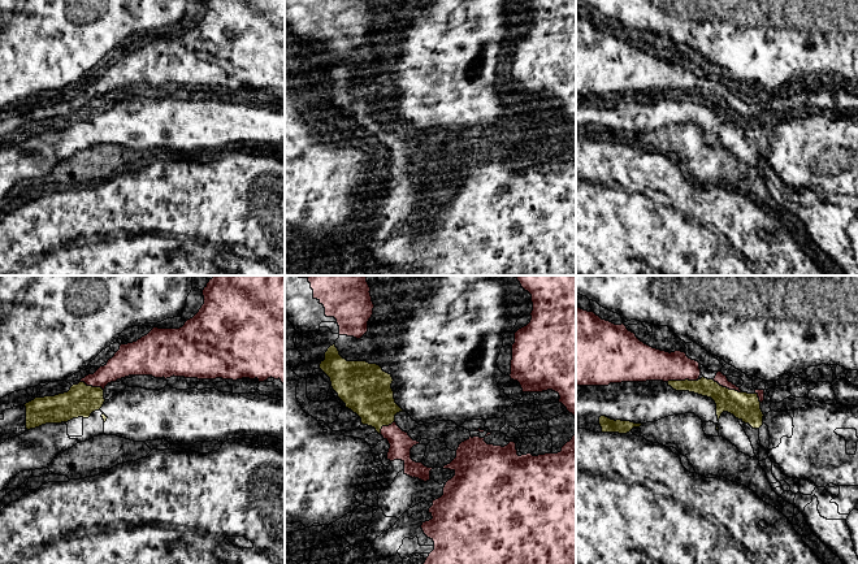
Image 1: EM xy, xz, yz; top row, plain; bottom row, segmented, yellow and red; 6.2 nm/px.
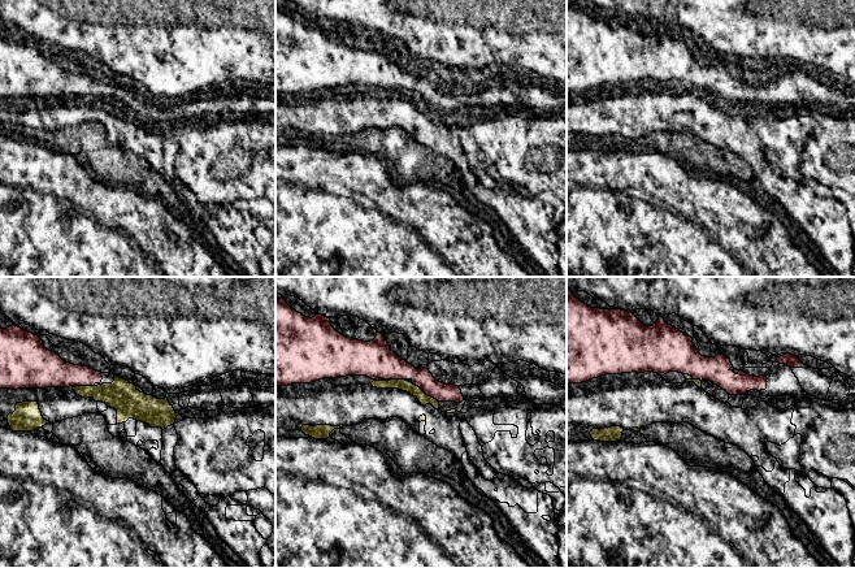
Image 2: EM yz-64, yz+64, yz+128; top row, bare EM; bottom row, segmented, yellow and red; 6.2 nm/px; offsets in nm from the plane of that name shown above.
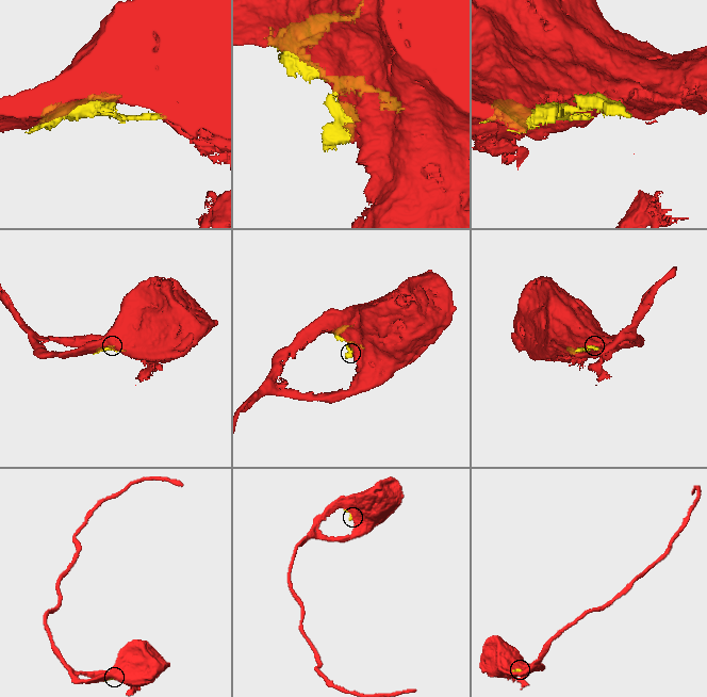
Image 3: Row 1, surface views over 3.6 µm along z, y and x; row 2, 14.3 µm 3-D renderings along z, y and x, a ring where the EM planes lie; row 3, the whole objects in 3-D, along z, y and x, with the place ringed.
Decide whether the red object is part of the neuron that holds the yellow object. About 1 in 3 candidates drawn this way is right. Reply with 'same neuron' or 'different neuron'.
different neuron

